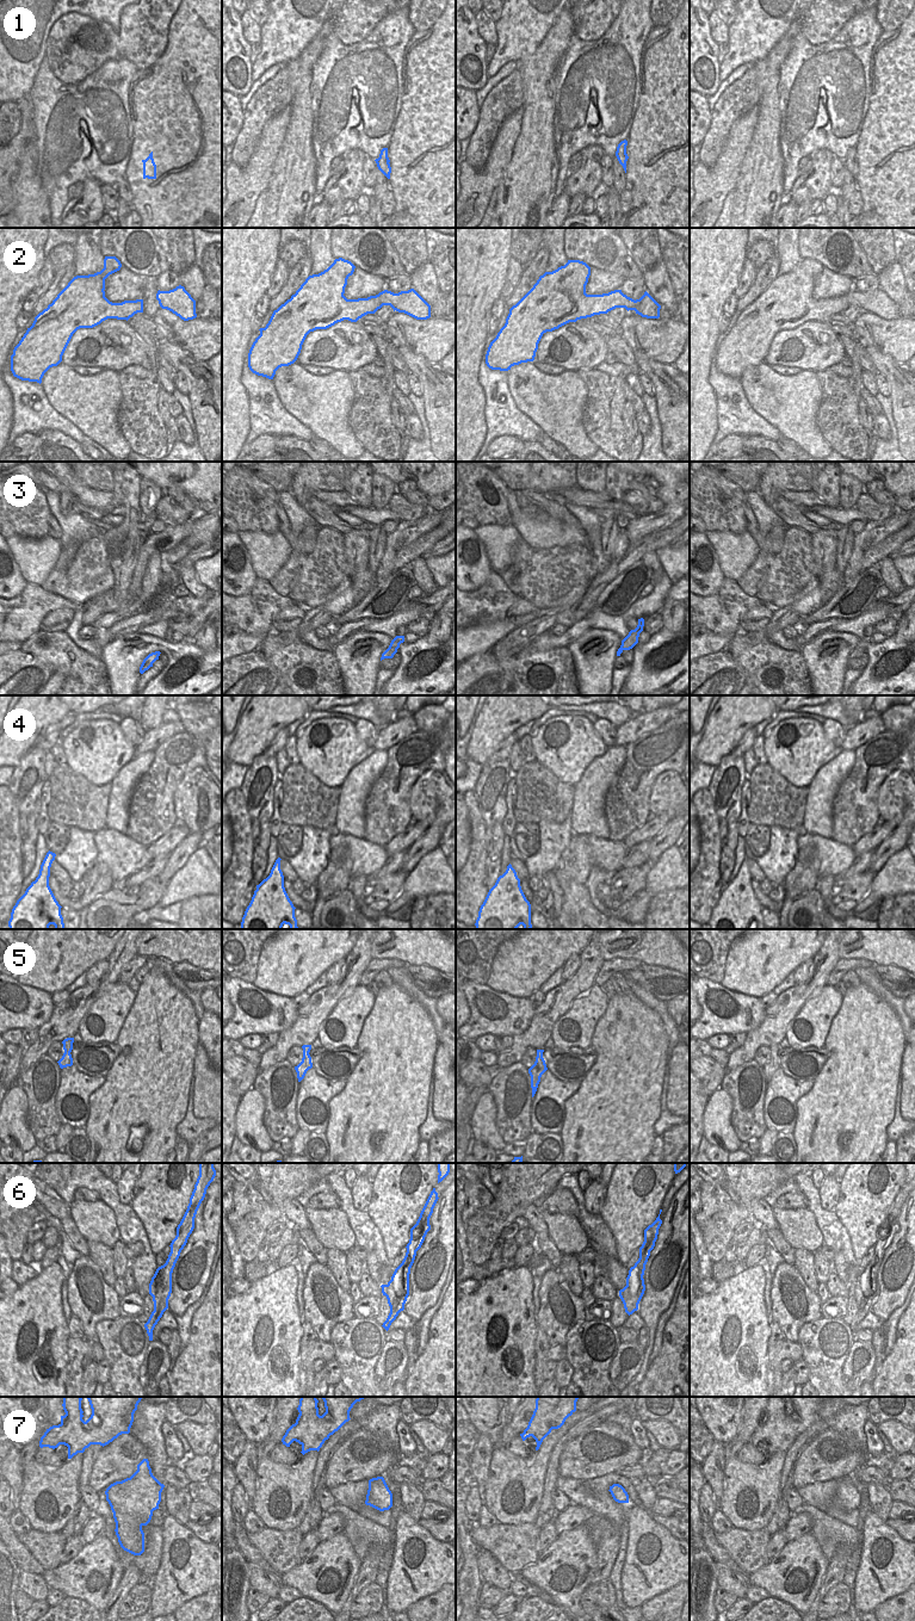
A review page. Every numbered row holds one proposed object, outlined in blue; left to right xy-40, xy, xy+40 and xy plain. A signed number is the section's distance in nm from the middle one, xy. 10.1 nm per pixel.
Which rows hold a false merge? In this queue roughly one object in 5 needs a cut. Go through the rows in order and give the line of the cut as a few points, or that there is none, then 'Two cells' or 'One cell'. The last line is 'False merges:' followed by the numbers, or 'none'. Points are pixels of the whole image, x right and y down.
1: No split. One cell
2: No split. One cell
3: No split. One cell
4: No split. One cell
5: No split. One cell
6: No split. One cell
7: No split. One cell
False merges: none

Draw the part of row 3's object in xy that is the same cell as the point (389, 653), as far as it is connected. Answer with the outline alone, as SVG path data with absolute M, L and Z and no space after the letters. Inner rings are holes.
M396 636L389 648L382 654L381 661L384 658L392 658L394 655L397 652L400 644L404 642L404 636Z

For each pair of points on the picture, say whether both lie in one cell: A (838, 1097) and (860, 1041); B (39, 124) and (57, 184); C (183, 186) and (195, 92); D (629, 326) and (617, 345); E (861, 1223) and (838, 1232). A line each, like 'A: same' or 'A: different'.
A: same
B: different
C: same
D: different
E: different

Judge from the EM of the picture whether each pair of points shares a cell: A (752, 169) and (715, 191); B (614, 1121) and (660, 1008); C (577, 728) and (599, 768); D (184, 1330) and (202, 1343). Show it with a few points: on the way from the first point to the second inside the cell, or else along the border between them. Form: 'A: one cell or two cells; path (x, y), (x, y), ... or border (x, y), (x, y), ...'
A: two cells; border (747, 149), (740, 167), (740, 177), (733, 190)
B: two cells; border (635, 996), (659, 1015), (668, 1039)
C: two cells; border (607, 748), (589, 763), (577, 781)
D: two cells; border (198, 1307), (192, 1316), (190, 1341), (181, 1349)

